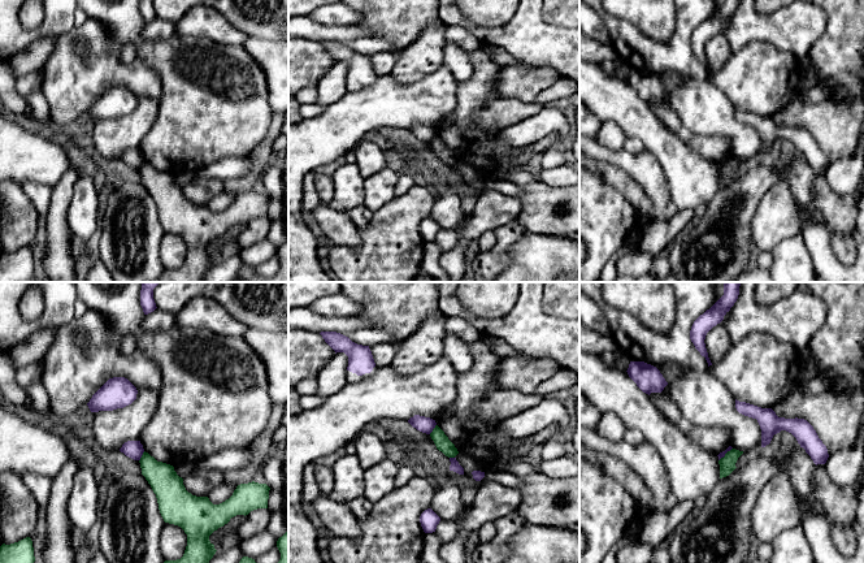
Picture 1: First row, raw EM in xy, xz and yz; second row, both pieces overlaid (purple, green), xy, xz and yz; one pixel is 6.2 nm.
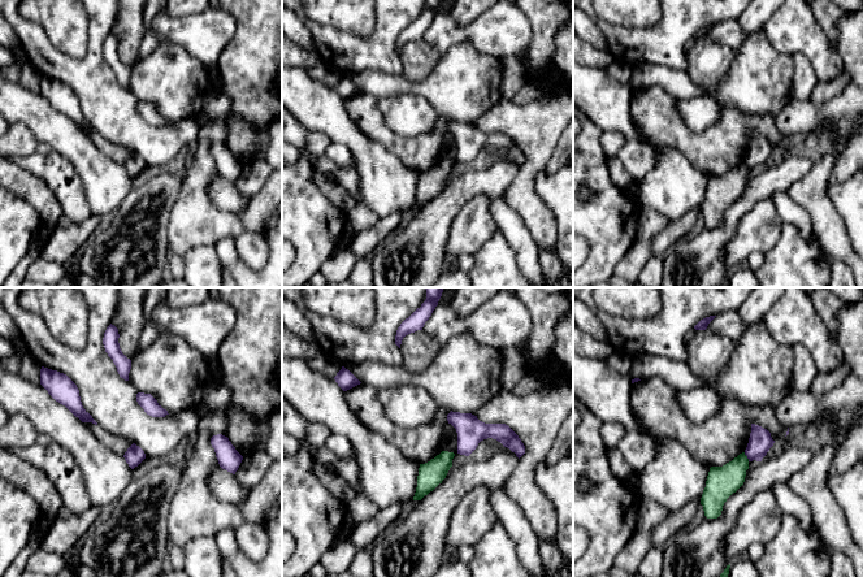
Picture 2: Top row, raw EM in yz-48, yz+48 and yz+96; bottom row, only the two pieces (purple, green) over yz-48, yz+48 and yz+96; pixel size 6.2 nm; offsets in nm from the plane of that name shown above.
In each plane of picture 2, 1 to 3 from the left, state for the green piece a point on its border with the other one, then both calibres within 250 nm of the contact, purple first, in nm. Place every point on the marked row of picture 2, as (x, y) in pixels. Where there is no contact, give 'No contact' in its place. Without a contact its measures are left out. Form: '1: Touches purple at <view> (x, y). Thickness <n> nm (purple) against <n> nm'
1: No contact
2: No contact
3: Touches purple at yz+96 (746, 455). Thickness 140 nm (purple) against 190 nm

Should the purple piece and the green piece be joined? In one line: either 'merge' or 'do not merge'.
do not merge

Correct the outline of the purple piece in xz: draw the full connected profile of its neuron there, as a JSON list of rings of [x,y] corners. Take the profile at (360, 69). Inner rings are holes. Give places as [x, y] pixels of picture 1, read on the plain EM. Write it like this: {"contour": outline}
{"contour": [[[321,40],[320,43],[335,62],[344,61],[348,65],[348,92],[360,91],[374,82],[377,75],[369,55],[357,53],[337,40]]]}

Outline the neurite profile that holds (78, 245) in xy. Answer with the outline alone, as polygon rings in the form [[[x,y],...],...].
[[[71,235],[71,248],[73,248],[73,256],[75,260],[84,257],[86,250],[87,250],[87,241],[79,238],[78,235]]]

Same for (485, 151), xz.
[[[482,48],[469,52],[469,61],[473,66],[473,75],[465,82],[459,82],[457,105],[435,127],[435,131],[459,161],[489,174],[518,155],[525,147],[508,147],[500,139],[502,130],[485,131],[476,125],[474,114],[486,104],[500,98],[495,91],[500,65]]]

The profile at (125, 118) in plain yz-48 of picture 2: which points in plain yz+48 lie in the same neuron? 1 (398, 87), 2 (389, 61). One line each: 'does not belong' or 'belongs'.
1: does not belong
2: belongs

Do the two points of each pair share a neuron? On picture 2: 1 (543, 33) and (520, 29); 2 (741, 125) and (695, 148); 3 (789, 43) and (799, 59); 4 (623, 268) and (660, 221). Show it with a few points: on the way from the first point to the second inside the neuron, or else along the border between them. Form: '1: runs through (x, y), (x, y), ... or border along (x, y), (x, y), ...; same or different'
1: border along (524, 13), (529, 24), (530, 42), (519, 57); different
2: runs through (729, 137), (718, 148), (707, 148); same
3: border along (793, 55), (802, 53), (818, 76); different
4: runs through (634, 256), (640, 251), (642, 239), (649, 233); same

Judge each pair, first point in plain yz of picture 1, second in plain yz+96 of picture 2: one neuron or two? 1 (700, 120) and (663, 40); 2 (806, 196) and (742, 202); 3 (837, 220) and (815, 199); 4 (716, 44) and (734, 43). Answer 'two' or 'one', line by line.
1: one
2: one
3: one
4: two

